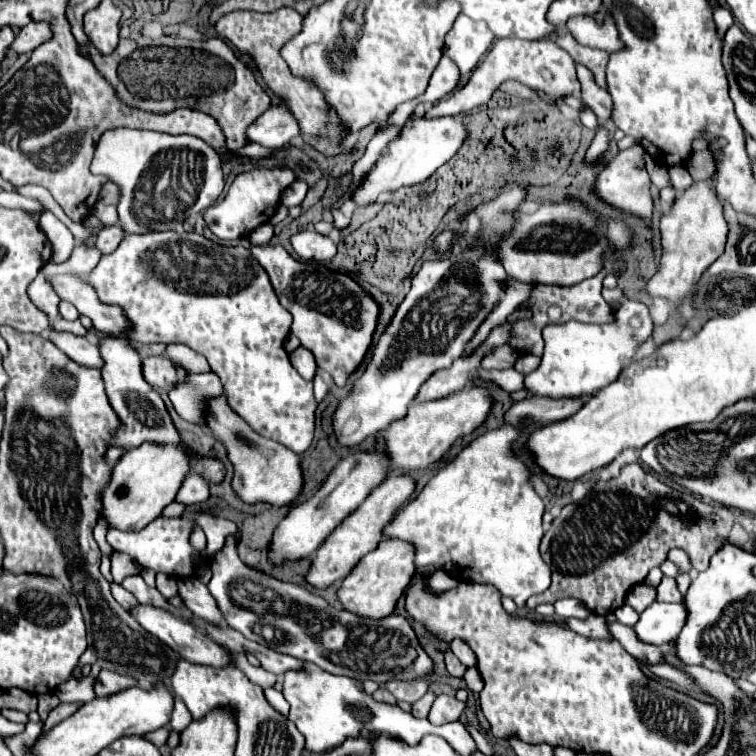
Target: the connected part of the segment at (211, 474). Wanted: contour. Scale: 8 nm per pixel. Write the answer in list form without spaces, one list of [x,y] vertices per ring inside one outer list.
[[[189,451],[189,453],[191,453],[191,473],[197,473],[197,471],[199,471],[201,475],[205,475],[205,479],[207,479],[209,483],[219,483],[219,481],[223,479],[225,467],[223,467],[221,461],[199,457],[199,455],[195,455],[193,451]]]

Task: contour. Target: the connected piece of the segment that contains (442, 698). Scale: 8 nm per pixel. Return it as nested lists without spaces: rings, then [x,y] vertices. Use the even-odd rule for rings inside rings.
[[[439,695],[435,699],[435,703],[433,703],[433,707],[431,707],[429,721],[435,723],[435,725],[457,721],[465,708],[466,704],[461,703],[455,697],[451,697],[451,695]]]

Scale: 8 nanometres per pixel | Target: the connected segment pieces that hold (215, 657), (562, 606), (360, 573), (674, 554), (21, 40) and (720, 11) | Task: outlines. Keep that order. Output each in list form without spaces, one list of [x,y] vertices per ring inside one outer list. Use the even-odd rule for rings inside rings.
[[[135,605],[131,607],[131,615],[137,619],[137,623],[149,631],[151,635],[155,635],[157,639],[161,639],[165,645],[169,645],[173,651],[177,651],[183,659],[189,659],[191,663],[207,663],[211,667],[217,667],[217,665],[225,665],[225,663],[231,663],[231,655],[221,647],[217,645],[213,639],[209,639],[207,635],[203,635],[203,631],[195,629],[191,623],[187,621],[181,621],[179,617],[171,615],[169,611],[165,609],[159,609],[159,607],[153,607],[153,605]]]
[[[561,599],[555,603],[555,613],[563,619],[569,617],[577,617],[577,619],[585,619],[589,615],[589,611],[585,609],[585,605],[577,599]]]
[[[385,537],[379,547],[371,553],[367,553],[353,569],[351,573],[343,579],[337,595],[339,601],[347,611],[353,611],[357,615],[365,615],[371,619],[383,619],[393,613],[397,601],[405,593],[407,585],[411,583],[415,575],[415,563],[413,563],[415,547],[403,539],[395,537]]]
[[[673,549],[671,553],[669,553],[669,559],[673,561],[673,563],[677,563],[681,569],[685,569],[687,573],[691,573],[693,569],[689,567],[689,557],[683,553],[683,551],[679,551],[679,549]]]
[[[37,21],[37,23],[29,23],[21,29],[21,33],[15,37],[13,41],[13,49],[21,55],[21,53],[31,53],[35,51],[39,45],[43,45],[45,41],[51,39],[51,27],[47,21]]]
[[[717,7],[717,9],[713,11],[713,19],[715,19],[717,31],[719,31],[721,35],[725,35],[725,31],[733,25],[733,15],[731,15],[731,11],[729,11],[727,7]]]

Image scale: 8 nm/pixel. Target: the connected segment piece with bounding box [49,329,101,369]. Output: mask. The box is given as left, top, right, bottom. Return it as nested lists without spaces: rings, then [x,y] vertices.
[[[49,329],[49,339],[51,339],[65,355],[69,355],[75,363],[101,369],[99,347],[97,347],[97,343],[95,343],[93,339],[89,339],[89,337],[79,337],[79,335],[73,335],[73,333],[65,333],[65,331],[55,331],[55,329]]]

